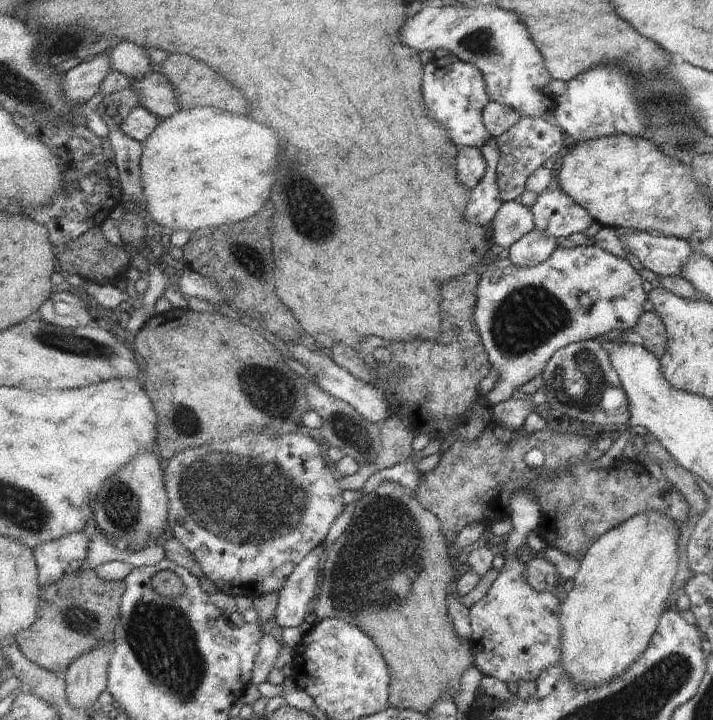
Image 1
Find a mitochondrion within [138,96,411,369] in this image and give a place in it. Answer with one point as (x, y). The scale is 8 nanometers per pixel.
(300, 193)

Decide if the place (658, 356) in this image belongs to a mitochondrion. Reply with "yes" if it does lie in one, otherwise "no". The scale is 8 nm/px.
no

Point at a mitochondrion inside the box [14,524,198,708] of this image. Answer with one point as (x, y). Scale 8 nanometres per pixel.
(86, 619)

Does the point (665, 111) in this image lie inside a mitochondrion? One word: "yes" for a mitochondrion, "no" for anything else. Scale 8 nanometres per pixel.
yes

